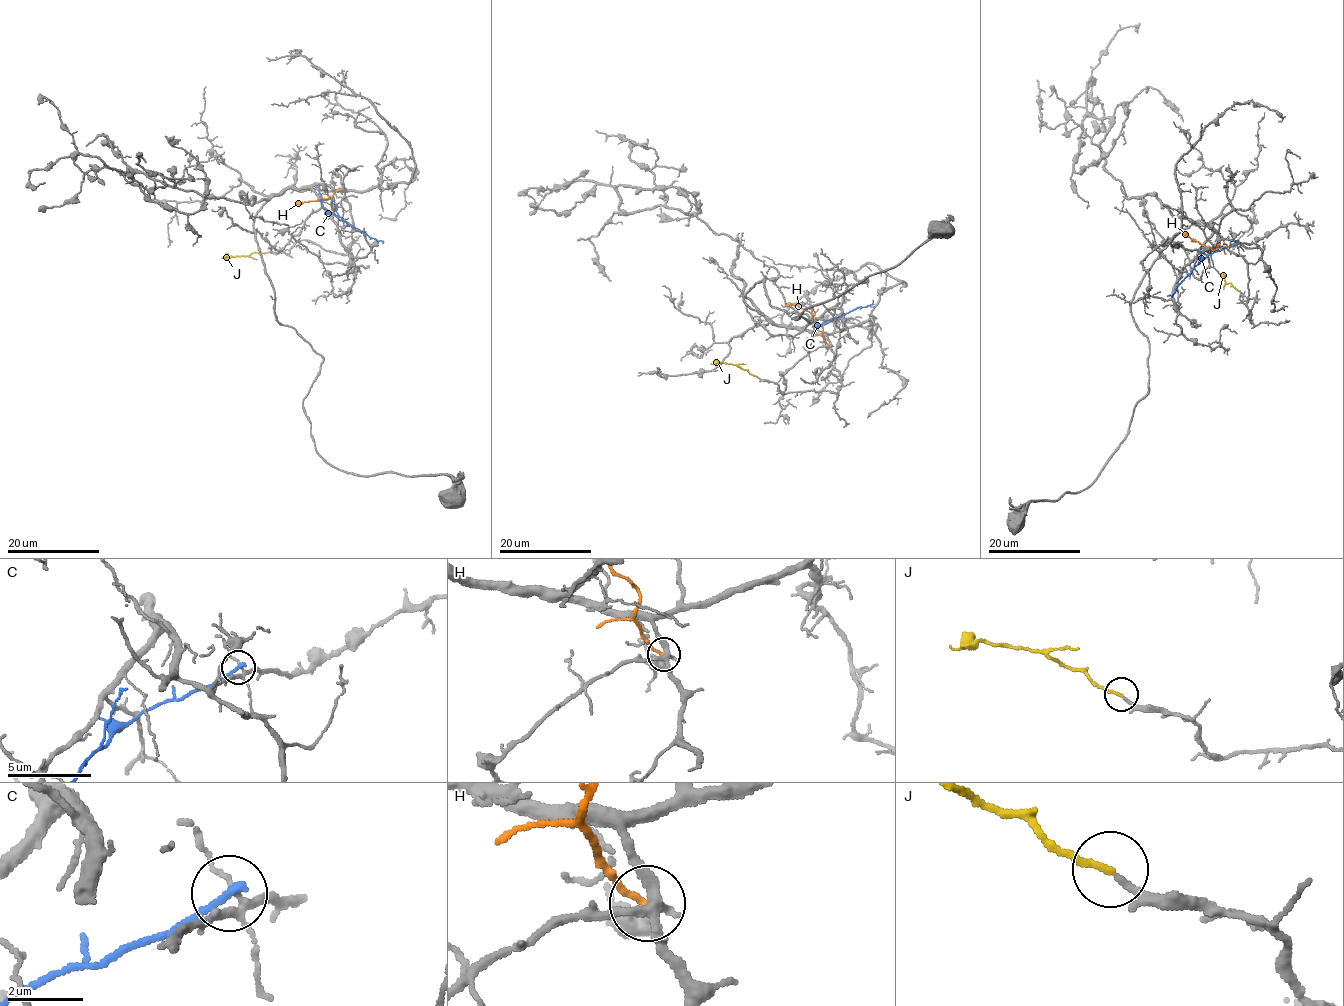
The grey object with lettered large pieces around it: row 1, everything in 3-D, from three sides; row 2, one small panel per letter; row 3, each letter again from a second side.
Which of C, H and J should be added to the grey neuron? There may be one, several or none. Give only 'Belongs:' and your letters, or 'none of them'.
Belongs: J

